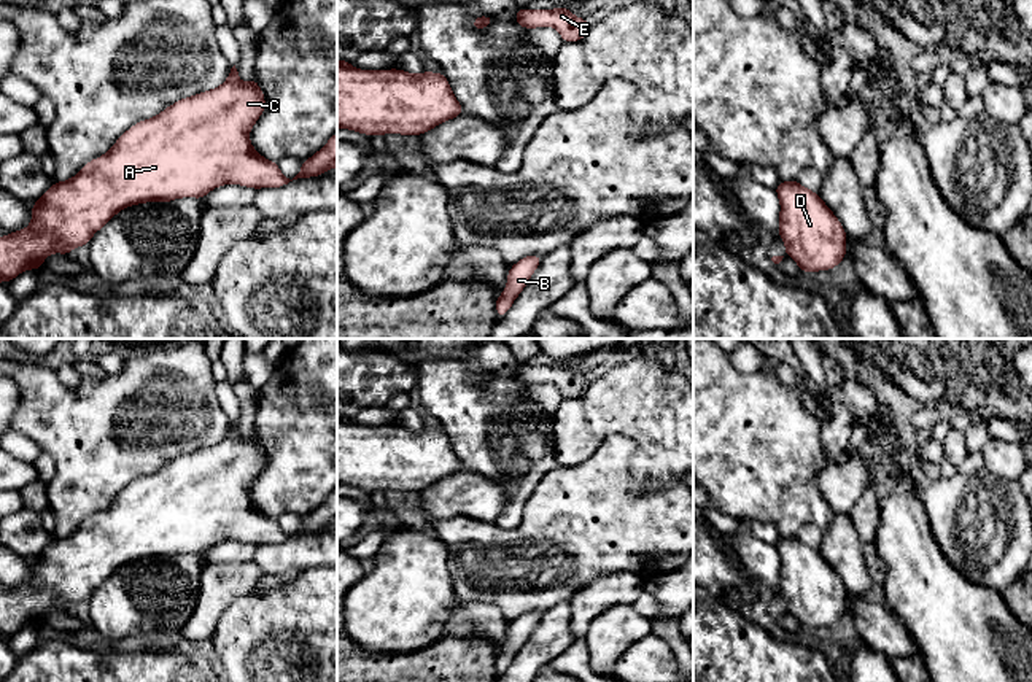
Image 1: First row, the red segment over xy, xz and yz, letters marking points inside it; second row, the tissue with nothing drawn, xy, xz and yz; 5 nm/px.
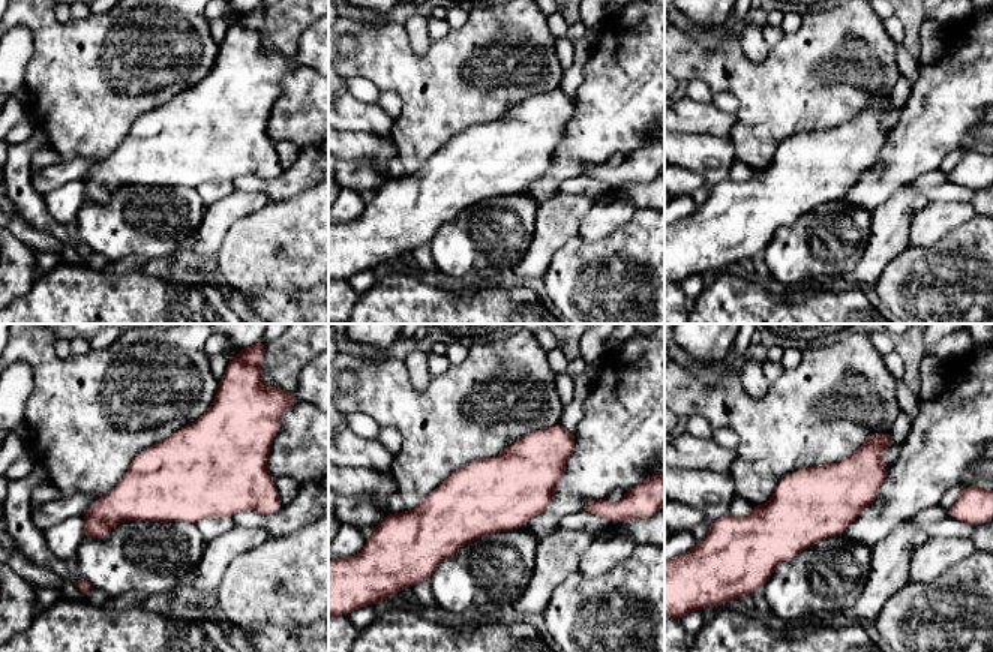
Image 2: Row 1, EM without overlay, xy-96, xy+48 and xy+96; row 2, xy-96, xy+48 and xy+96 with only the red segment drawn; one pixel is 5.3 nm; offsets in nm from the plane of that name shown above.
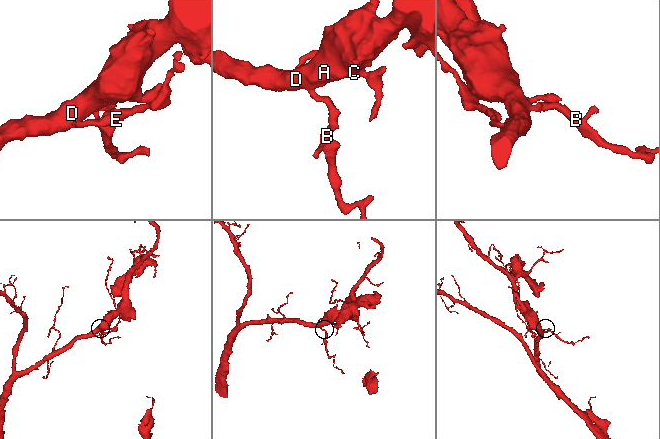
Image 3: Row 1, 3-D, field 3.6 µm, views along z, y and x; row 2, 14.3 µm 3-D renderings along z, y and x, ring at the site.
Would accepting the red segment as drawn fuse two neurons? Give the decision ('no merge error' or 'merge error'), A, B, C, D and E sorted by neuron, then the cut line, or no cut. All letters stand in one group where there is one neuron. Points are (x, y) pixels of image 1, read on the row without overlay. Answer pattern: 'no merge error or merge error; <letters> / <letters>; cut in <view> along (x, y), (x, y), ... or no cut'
merge error; A B C D / E; cut in xy along (61, 608), (69, 611)

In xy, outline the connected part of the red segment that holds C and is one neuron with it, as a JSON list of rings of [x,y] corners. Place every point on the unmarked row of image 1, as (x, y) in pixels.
[[[235,421],[227,436],[200,450],[184,453],[159,471],[143,475],[127,485],[103,512],[89,517],[65,537],[56,537],[35,560],[32,560],[32,579],[16,588],[0,593],[0,637],[13,637],[21,628],[40,626],[43,617],[52,609],[68,609],[73,604],[89,601],[92,591],[100,587],[121,566],[146,558],[172,558],[175,555],[204,555],[210,547],[224,541],[240,541],[253,545],[283,544],[289,537],[274,517],[261,512],[250,498],[250,486],[264,469],[266,453],[258,437],[242,439]]]

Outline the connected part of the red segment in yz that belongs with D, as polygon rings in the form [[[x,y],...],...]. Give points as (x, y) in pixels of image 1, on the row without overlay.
[[[798,537],[774,544],[781,568],[779,587],[786,609],[801,628],[832,626],[846,614],[846,587],[822,553]]]

